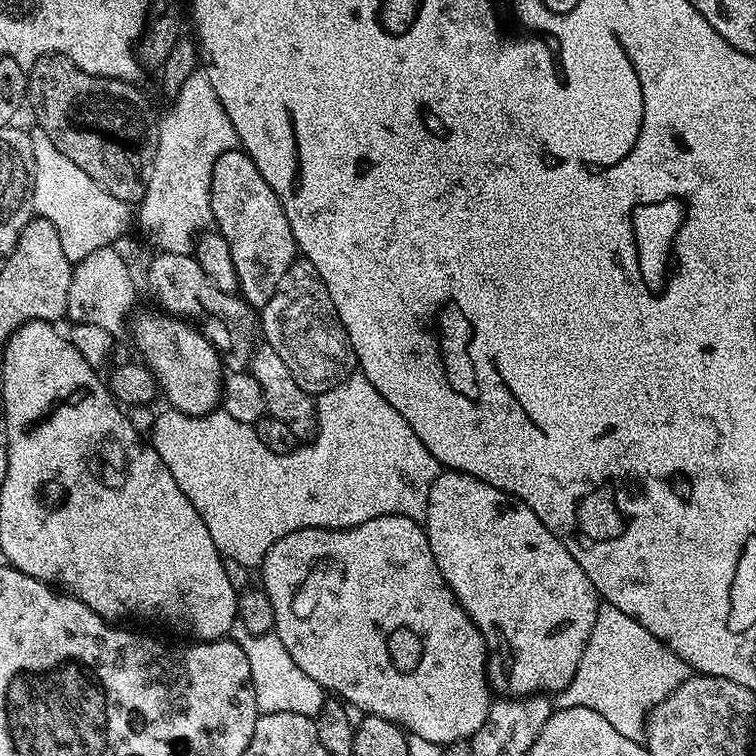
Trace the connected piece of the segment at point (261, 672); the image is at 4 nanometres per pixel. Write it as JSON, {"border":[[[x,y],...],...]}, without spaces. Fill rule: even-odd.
{"border":[[[275,631],[261,636],[248,636],[243,641],[246,662],[250,662],[250,674],[254,686],[256,707],[261,713],[281,712],[282,714],[302,714],[316,717],[326,703],[326,690],[294,658],[290,658],[290,650],[282,646]]]}

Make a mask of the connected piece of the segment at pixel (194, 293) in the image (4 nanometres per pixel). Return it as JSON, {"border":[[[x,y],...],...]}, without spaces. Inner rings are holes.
{"border":[[[157,251],[156,257],[148,264],[148,288],[152,296],[157,300],[159,307],[167,315],[177,317],[185,322],[195,322],[200,331],[204,333],[216,351],[219,352],[221,361],[228,372],[243,372],[252,363],[254,343],[252,339],[258,336],[258,312],[252,305],[247,304],[236,292],[222,292],[218,290],[210,278],[202,270],[195,255],[186,253],[170,253]]]}

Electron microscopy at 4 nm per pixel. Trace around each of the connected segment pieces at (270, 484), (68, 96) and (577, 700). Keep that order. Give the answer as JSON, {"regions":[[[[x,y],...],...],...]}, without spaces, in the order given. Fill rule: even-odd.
{"regions":[[[[357,370],[342,382],[338,382],[338,386],[319,393],[315,397],[315,401],[317,426],[315,436],[310,442],[296,447],[290,454],[281,456],[266,450],[266,446],[262,446],[258,442],[258,434],[253,425],[238,422],[234,418],[230,418],[230,414],[223,410],[208,412],[205,416],[188,416],[185,412],[167,410],[168,412],[162,413],[153,422],[152,437],[150,437],[152,449],[159,454],[162,462],[166,462],[170,474],[174,474],[174,482],[178,482],[178,490],[182,490],[182,494],[186,494],[186,498],[190,498],[190,506],[194,506],[194,510],[198,510],[202,522],[206,522],[206,530],[210,530],[210,538],[214,538],[214,546],[225,560],[242,562],[242,566],[246,566],[249,570],[256,570],[263,564],[264,555],[268,553],[270,546],[274,546],[274,542],[286,538],[286,534],[294,534],[294,530],[353,528],[362,522],[370,522],[374,518],[383,516],[405,516],[421,522],[426,518],[430,486],[434,486],[434,482],[440,476],[442,465],[434,458],[434,454],[430,454],[430,450],[426,450],[426,446],[420,441],[418,434],[414,434],[414,430],[410,430],[406,418],[402,418],[402,414],[398,414],[398,410],[394,410],[394,406],[390,406],[390,402],[386,402],[386,398],[382,398],[382,394],[378,394],[378,390],[368,381],[367,376]]],[[[44,56],[26,72],[28,91],[26,102],[34,110],[35,127],[46,132],[53,145],[74,162],[102,188],[129,206],[144,197],[145,172],[152,167],[156,147],[159,144],[158,112],[140,92],[135,92],[126,80],[95,77],[80,70],[70,58]]],[[[604,602],[594,618],[594,630],[590,630],[586,650],[582,650],[582,662],[578,662],[578,670],[568,687],[558,694],[558,704],[562,708],[582,706],[595,710],[597,714],[602,714],[602,718],[606,718],[606,722],[610,722],[610,726],[614,726],[614,730],[618,730],[618,734],[631,740],[643,741],[644,726],[652,707],[661,704],[689,675],[688,664],[675,656],[662,641],[654,638],[646,626],[634,622],[630,614],[622,614],[618,606]]]]}

